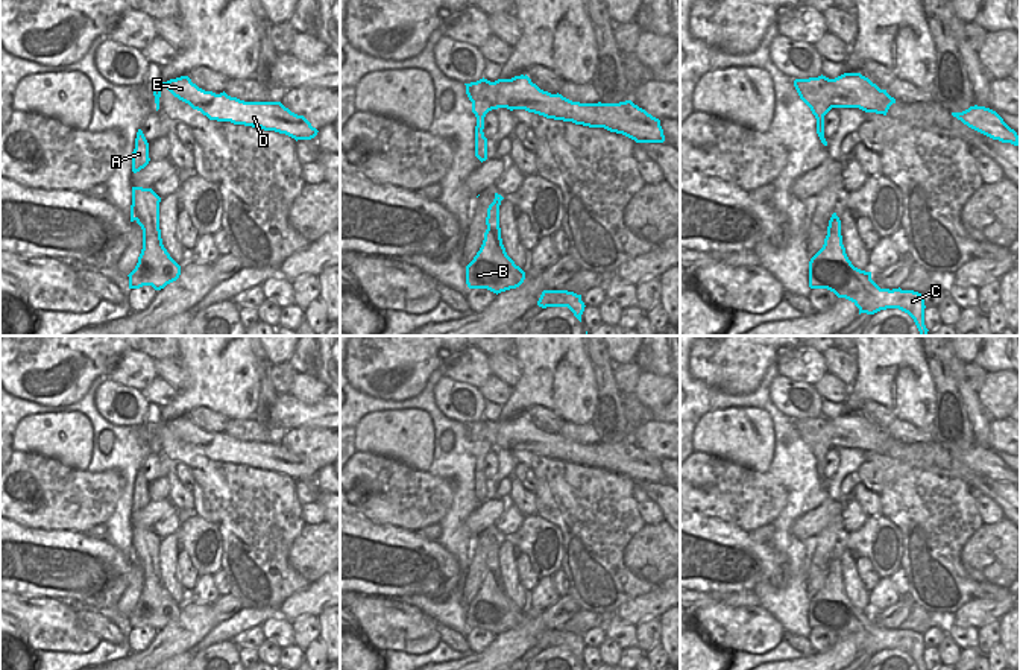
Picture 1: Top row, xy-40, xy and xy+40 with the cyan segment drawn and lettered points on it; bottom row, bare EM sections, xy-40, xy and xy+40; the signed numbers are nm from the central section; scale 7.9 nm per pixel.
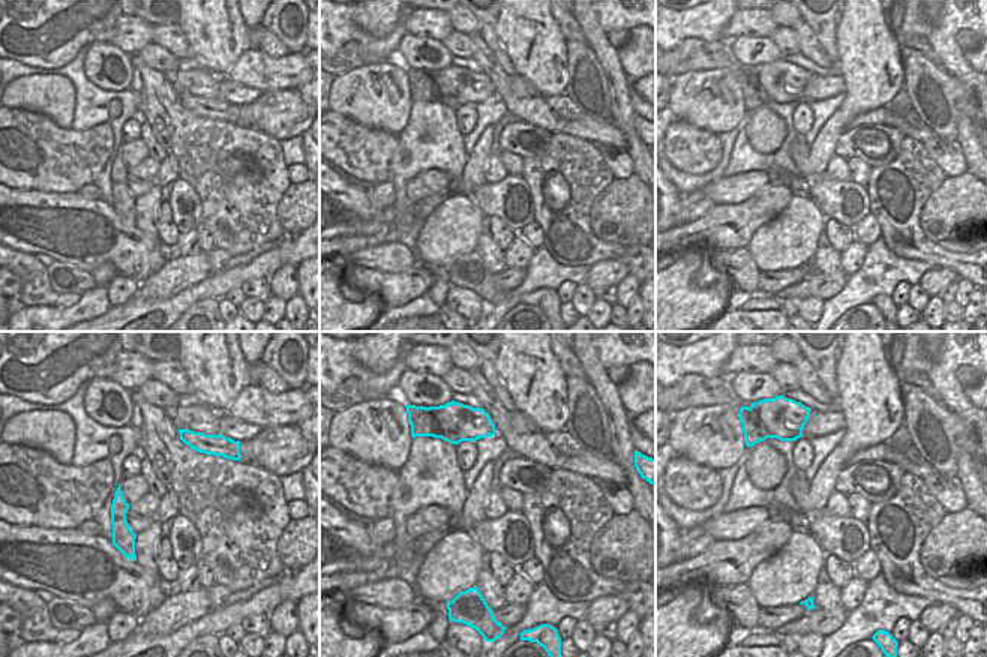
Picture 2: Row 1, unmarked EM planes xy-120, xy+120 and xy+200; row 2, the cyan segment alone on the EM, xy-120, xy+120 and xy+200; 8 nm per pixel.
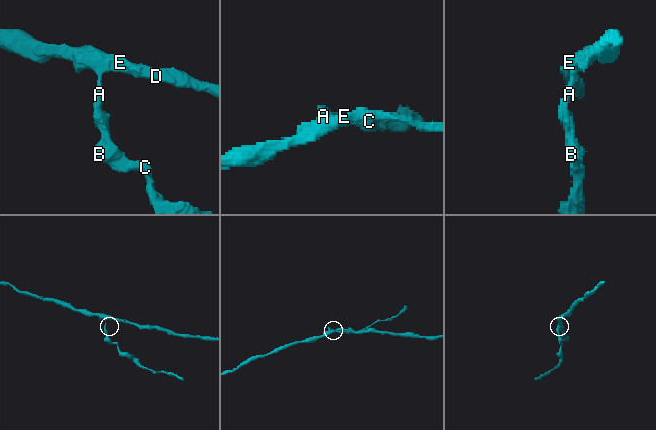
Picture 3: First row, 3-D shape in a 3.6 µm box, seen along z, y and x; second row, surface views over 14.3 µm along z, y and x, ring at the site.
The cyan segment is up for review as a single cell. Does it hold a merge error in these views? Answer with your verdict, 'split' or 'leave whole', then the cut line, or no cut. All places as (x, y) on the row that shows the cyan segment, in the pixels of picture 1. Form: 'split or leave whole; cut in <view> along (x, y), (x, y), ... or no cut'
leave whole; no cut

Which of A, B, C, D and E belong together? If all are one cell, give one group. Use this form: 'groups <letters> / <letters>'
groups A B C D E

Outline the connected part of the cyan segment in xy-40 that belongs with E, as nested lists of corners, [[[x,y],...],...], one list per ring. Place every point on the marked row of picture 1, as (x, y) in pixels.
[[[188,76],[170,79],[153,87],[156,111],[159,109],[162,87],[209,120],[275,131],[296,141],[311,140],[319,132],[304,115],[291,112],[281,102],[244,102],[228,96],[225,91],[216,94],[199,88]]]

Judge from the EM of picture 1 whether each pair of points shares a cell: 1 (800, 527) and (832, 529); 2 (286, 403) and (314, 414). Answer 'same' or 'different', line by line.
1: different
2: same

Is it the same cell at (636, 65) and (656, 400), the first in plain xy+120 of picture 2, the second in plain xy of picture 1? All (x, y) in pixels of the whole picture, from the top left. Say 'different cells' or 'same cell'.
same cell

